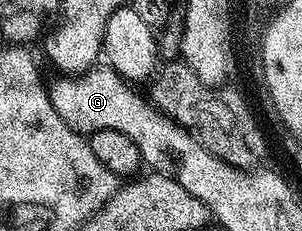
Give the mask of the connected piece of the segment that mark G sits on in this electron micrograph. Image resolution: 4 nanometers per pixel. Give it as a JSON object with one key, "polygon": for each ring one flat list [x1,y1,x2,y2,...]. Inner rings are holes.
{"polygon":[[94,66,85,74,77,78,62,78,58,84,58,89,50,92,50,101,54,104,54,109,64,118,64,122,79,134,89,134,100,130,120,130,124,131,122,118,124,106,136,106,138,99,143,93,137,87,131,86,123,80,113,68,109,66]]}

